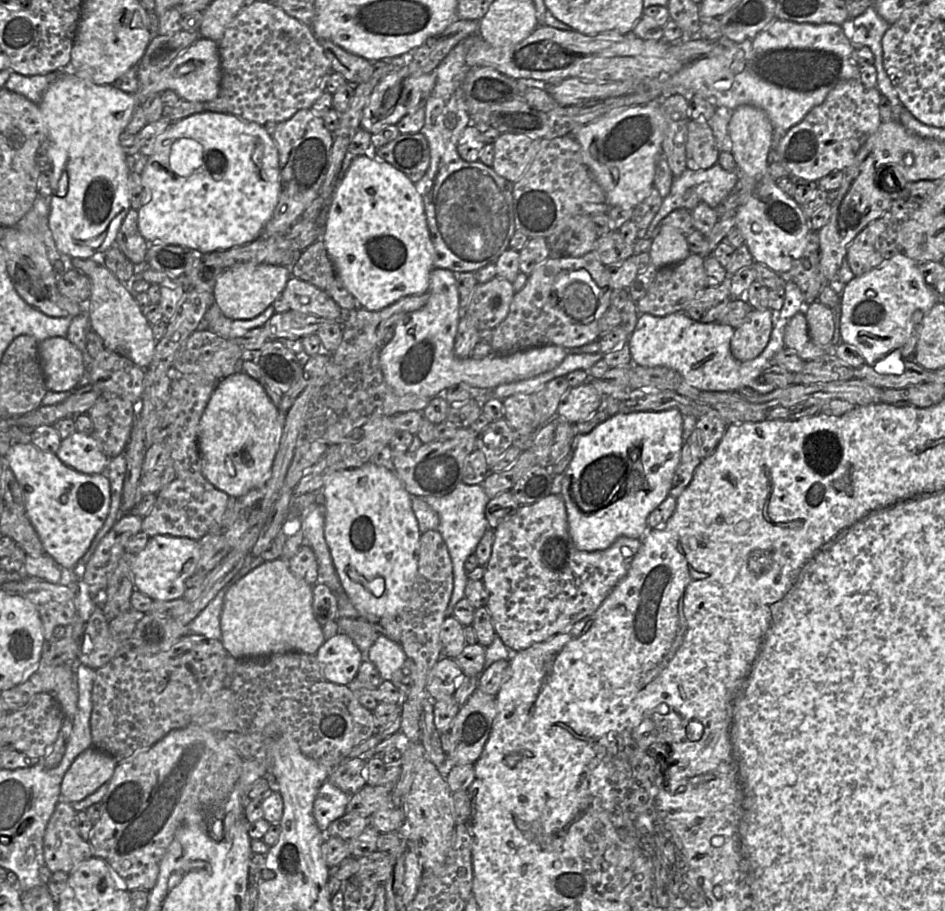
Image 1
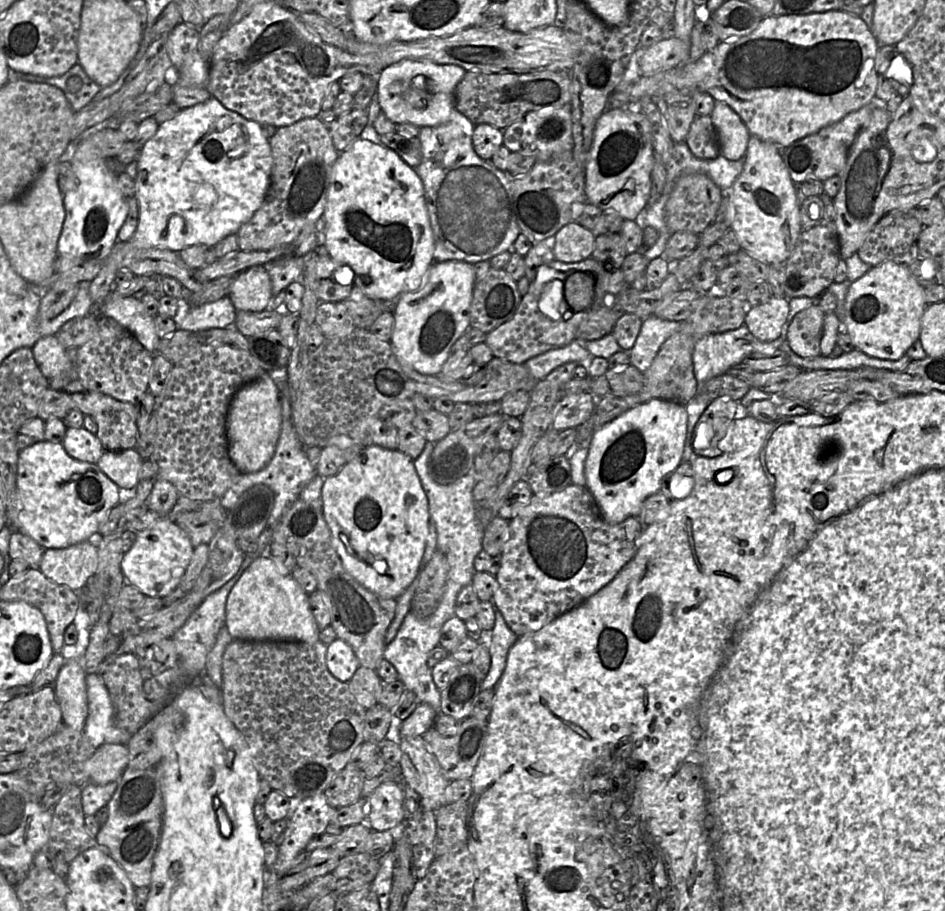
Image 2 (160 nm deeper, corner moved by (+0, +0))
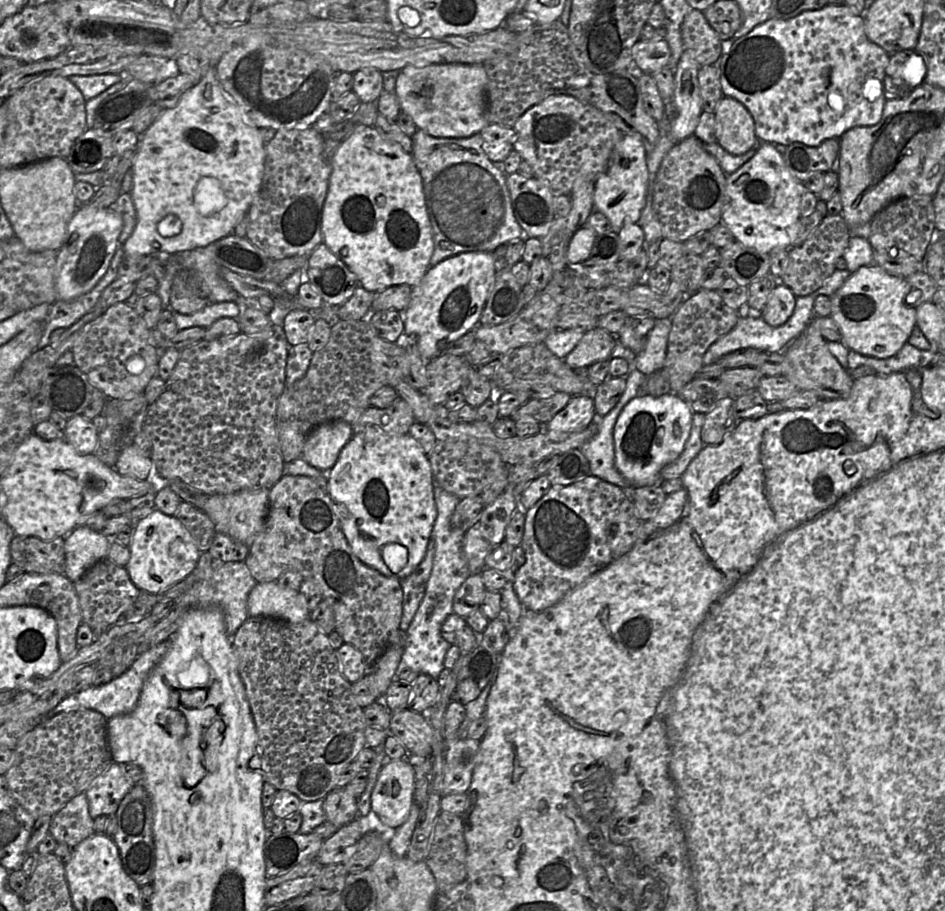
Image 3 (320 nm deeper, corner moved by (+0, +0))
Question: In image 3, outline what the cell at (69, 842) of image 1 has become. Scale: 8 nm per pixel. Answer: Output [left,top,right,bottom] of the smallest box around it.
[48,792,95,848]

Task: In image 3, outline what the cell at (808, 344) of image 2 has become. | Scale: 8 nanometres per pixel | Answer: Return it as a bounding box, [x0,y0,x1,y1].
[785,323,854,399]

